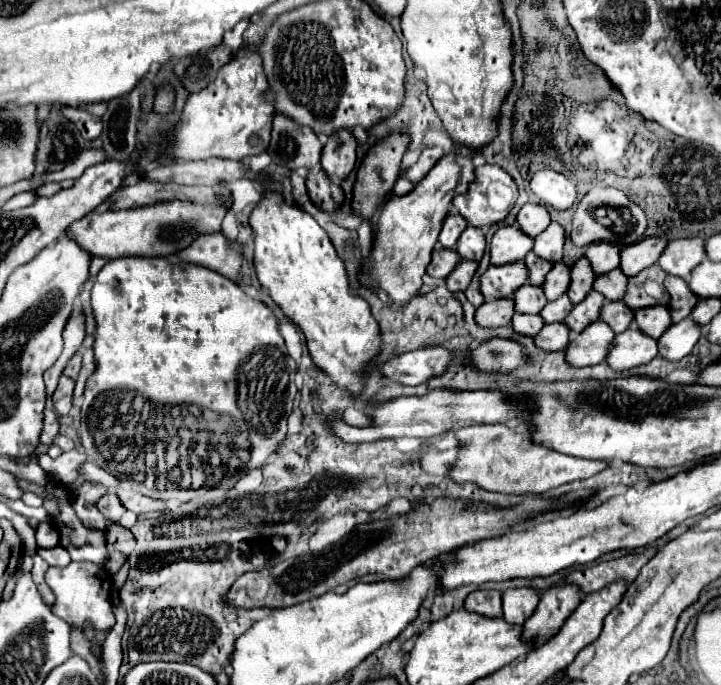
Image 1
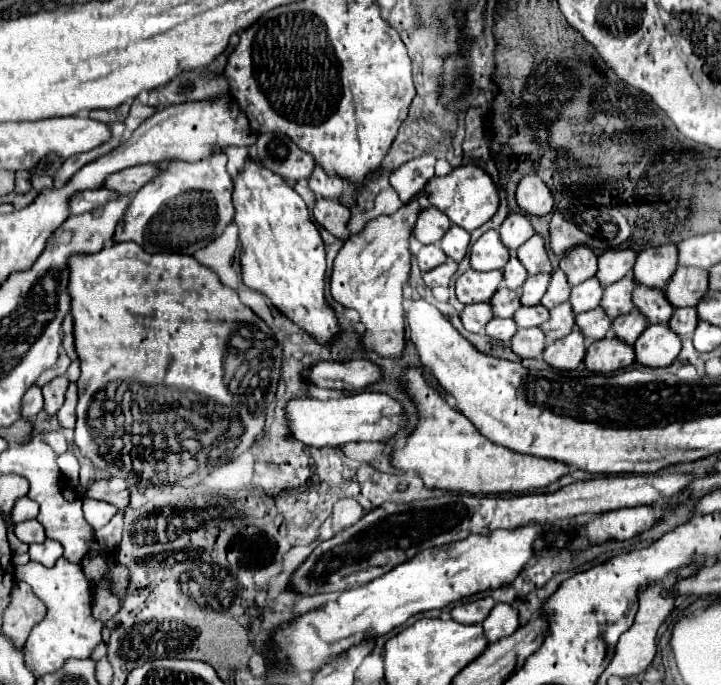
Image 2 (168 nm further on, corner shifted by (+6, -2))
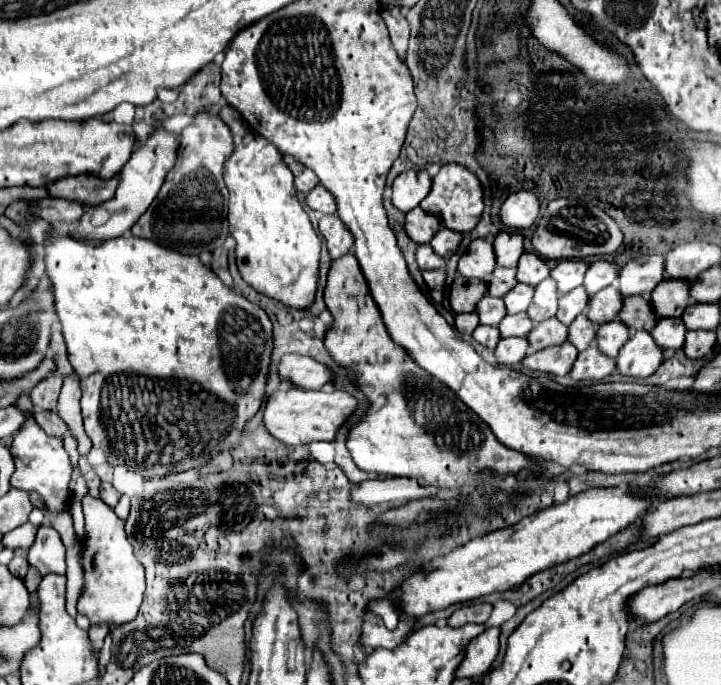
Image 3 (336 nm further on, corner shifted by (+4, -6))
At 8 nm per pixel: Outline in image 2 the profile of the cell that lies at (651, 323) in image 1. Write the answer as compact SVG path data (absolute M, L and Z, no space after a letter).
M634 310L634 312L618 316L612 322L612 330L626 344L634 344L638 340L638 336L646 330L648 324L650 322L646 322L646 316L642 316L642 312L638 312L638 310Z

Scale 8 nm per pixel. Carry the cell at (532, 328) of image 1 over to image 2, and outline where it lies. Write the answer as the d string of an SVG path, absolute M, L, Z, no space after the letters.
M494 318L490 320L490 324L486 326L486 334L494 340L502 340L508 342L512 340L512 336L518 332L518 326L514 322L514 318Z

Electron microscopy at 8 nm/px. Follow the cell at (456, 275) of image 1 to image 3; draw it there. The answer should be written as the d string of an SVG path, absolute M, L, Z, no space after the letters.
M424 270L422 272L424 282L428 286L428 292L432 296L432 300L442 300L444 298L444 280L446 280L446 272L444 270Z

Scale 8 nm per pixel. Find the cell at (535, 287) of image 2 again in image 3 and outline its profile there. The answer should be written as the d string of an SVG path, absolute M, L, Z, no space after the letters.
M516 284L510 292L504 294L504 306L506 306L506 314L518 314L518 312L526 312L530 300L532 300L532 292L534 288L528 288L524 284Z

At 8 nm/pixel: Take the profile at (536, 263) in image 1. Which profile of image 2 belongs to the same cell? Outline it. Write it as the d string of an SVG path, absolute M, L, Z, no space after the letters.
M512 254L512 258L508 260L504 272L506 272L506 284L510 284L510 288L522 288L524 280L528 278L526 268L522 268L522 262L516 258L516 254Z

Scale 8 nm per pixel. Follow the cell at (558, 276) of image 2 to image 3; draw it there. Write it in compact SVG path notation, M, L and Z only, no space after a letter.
M546 278L544 282L540 282L534 290L534 298L532 304L528 306L526 314L532 322L542 322L548 320L556 314L558 310L558 296L556 296L556 286L552 284L552 278Z

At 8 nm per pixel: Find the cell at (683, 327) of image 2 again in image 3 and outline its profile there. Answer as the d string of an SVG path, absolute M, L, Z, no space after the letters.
M660 318L656 320L656 326L652 328L652 338L656 344L664 350L680 350L684 346L684 336L686 336L684 324L680 324L678 318Z

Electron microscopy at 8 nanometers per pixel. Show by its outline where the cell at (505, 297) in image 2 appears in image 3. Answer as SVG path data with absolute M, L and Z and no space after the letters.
M484 296L476 304L476 312L478 312L480 324L486 324L486 326L498 326L500 320L506 316L502 298L492 298L492 296Z

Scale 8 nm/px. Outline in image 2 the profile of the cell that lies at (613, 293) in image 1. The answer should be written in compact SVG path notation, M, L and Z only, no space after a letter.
M596 276L574 286L572 294L570 294L570 304L572 304L574 312L586 312L586 310L600 306L602 292L604 292L604 286L600 284L600 280Z

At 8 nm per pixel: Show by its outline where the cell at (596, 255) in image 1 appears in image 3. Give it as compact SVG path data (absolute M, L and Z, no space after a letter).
M580 260L558 262L550 270L550 276L556 282L558 294L568 294L570 290L578 288L582 284L582 280L584 280L584 272L586 270L588 270L588 264L586 262L580 262Z

